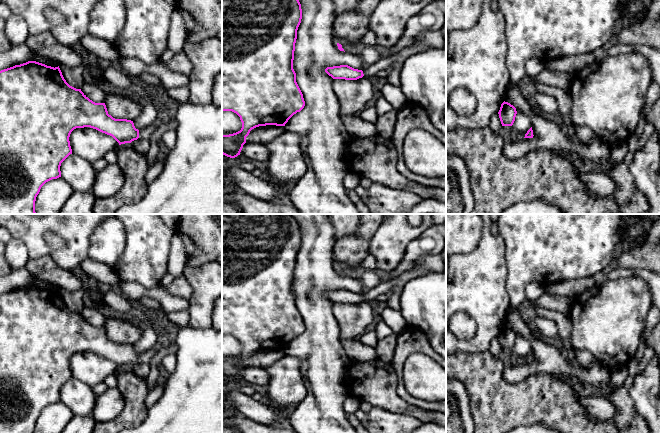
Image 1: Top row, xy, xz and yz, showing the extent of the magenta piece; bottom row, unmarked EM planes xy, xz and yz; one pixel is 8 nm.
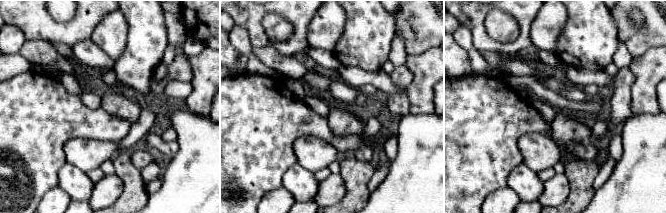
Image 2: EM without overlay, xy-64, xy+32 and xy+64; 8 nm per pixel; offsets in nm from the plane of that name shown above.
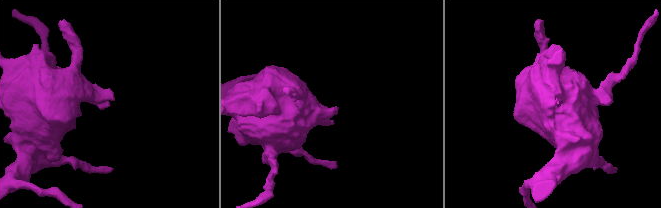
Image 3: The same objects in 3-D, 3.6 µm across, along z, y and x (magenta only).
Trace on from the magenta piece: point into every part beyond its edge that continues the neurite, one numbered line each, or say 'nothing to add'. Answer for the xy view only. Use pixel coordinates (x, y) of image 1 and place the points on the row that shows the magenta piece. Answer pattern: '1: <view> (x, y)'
1: xy (146, 133)

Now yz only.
nothing to add

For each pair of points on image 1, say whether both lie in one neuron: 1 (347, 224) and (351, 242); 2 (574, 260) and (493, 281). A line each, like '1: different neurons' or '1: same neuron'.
1: different neurons
2: different neurons

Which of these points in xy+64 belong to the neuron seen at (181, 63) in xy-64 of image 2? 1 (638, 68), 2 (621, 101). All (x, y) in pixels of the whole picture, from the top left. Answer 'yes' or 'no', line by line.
1: no
2: yes

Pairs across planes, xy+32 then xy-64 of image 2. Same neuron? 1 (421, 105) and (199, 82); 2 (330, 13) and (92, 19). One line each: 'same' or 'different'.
1: same
2: different

